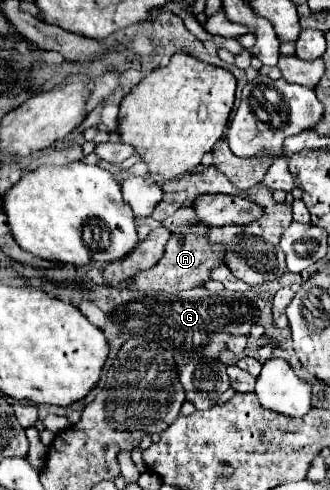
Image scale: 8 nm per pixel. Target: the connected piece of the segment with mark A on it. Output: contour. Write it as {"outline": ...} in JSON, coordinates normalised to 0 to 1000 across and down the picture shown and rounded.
{"outline":[[[609,455],[567,459],[548,471],[518,480],[518,488],[500,504],[500,520],[488,524],[488,533],[470,545],[458,545],[452,553],[415,557],[409,569],[397,569],[397,573],[367,573],[367,578],[306,573],[306,582],[355,586],[355,590],[397,590],[409,582],[415,594],[500,594],[500,598],[536,598],[555,590],[603,586],[633,569],[633,553],[645,545],[676,541],[676,504],[633,500],[621,492],[621,476],[627,476],[627,463]]]}

